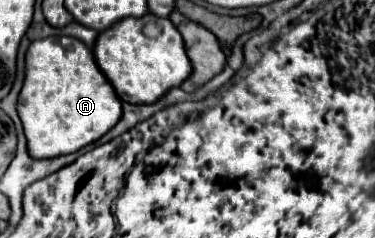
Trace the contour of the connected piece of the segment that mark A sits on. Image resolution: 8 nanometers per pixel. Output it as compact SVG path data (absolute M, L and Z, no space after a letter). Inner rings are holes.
M46 37L28 47L26 77L16 109L34 159L76 153L106 135L122 115L122 103L98 69L92 51L74 37Z

